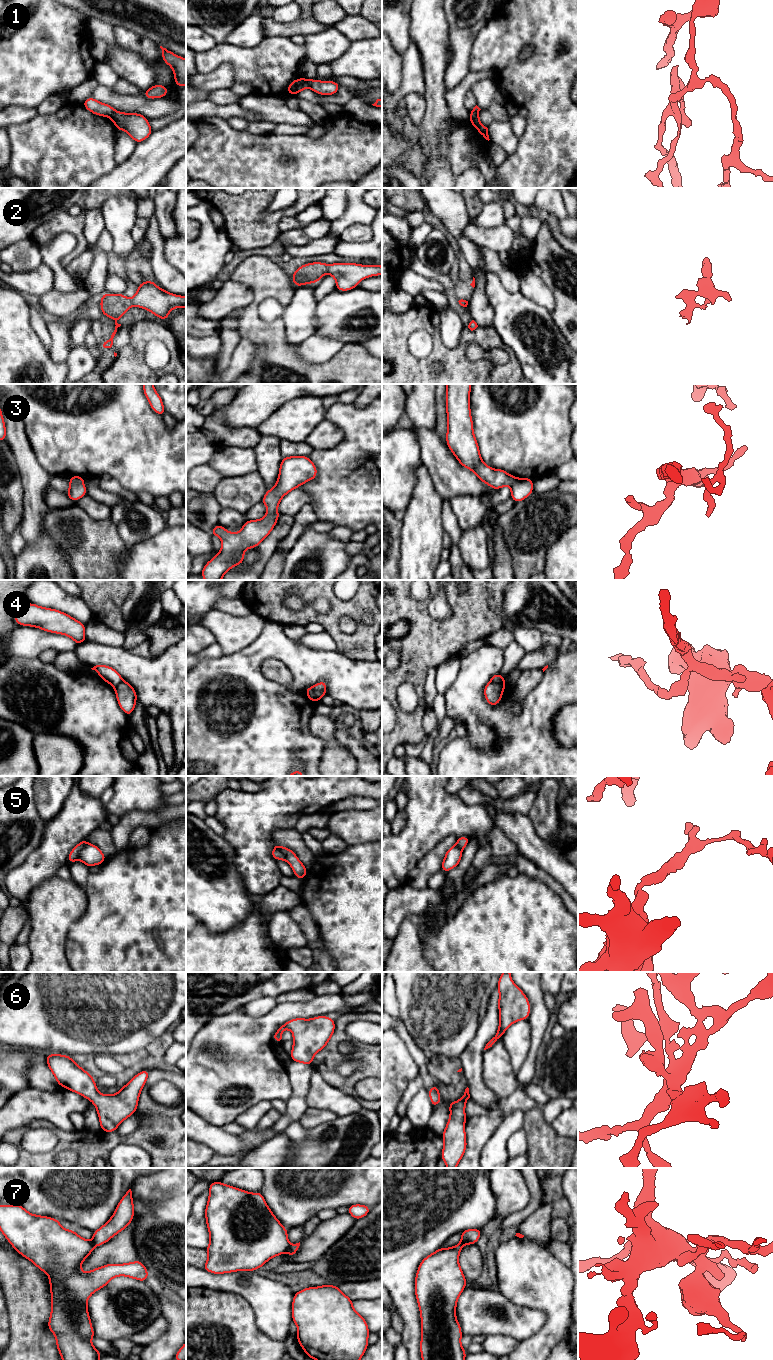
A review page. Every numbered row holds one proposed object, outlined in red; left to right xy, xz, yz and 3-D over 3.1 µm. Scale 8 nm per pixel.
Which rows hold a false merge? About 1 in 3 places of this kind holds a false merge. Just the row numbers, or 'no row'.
1, 3, 4, 5, 7

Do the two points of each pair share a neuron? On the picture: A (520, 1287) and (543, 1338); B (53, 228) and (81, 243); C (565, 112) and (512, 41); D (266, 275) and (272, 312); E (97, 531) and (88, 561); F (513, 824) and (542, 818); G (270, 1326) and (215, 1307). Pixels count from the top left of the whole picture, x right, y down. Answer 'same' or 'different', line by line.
A: same
B: same
C: same
D: different
E: same
F: different
G: different

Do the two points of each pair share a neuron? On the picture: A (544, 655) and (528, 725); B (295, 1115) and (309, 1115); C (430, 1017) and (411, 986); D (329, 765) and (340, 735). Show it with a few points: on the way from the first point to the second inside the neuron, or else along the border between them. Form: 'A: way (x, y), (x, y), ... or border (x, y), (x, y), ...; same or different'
A: border (562, 654), (548, 665); different
B: border (308, 1107), (298, 1120); different
C: way (430, 1009), (430, 1006), (418, 994); same
D: border (339, 745), (343, 746), (356, 762); different

